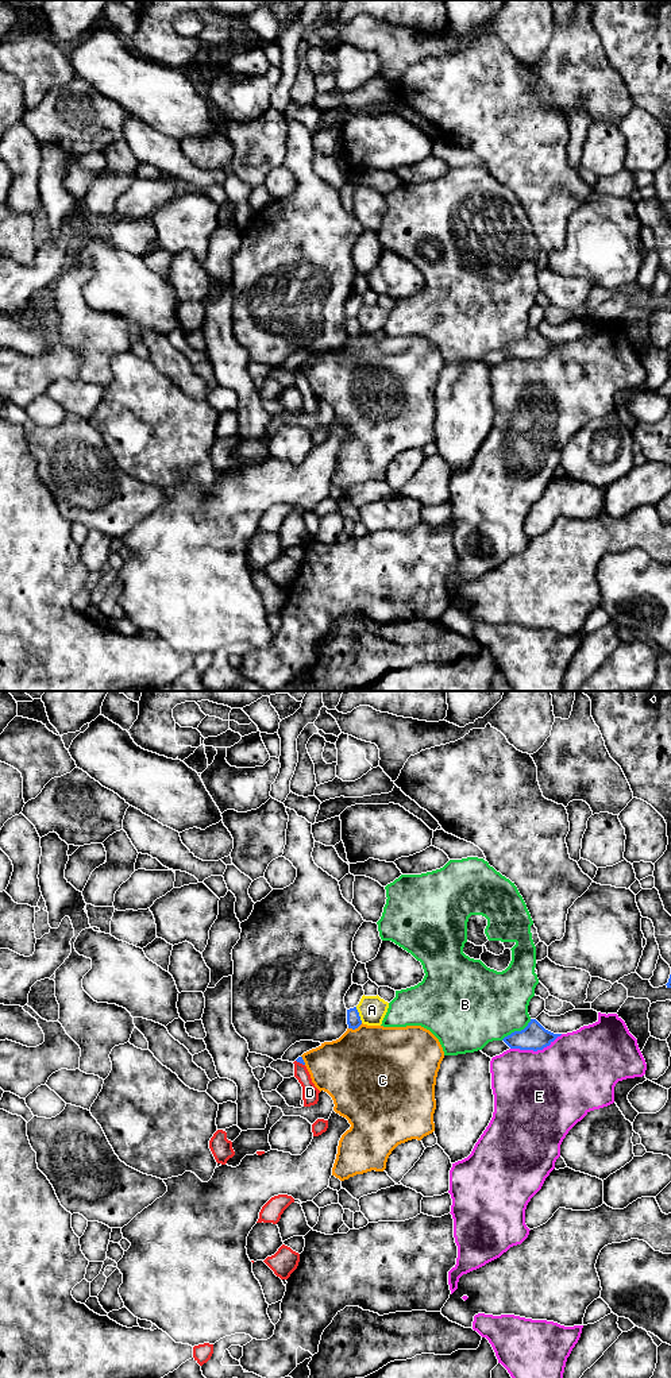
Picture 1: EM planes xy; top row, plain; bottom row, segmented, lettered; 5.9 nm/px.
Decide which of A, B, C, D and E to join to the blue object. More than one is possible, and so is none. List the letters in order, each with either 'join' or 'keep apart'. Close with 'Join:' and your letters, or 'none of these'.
A: keep apart
B: keep apart
C: keep apart
D: keep apart
E: keep apart
Join: none of these

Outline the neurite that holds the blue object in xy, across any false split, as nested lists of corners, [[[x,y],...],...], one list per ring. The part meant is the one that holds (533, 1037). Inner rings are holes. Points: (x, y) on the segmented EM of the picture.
[[[531,1019],[524,1030],[514,1031],[502,1041],[510,1049],[537,1051],[549,1046],[560,1035],[545,1030],[536,1019]]]

